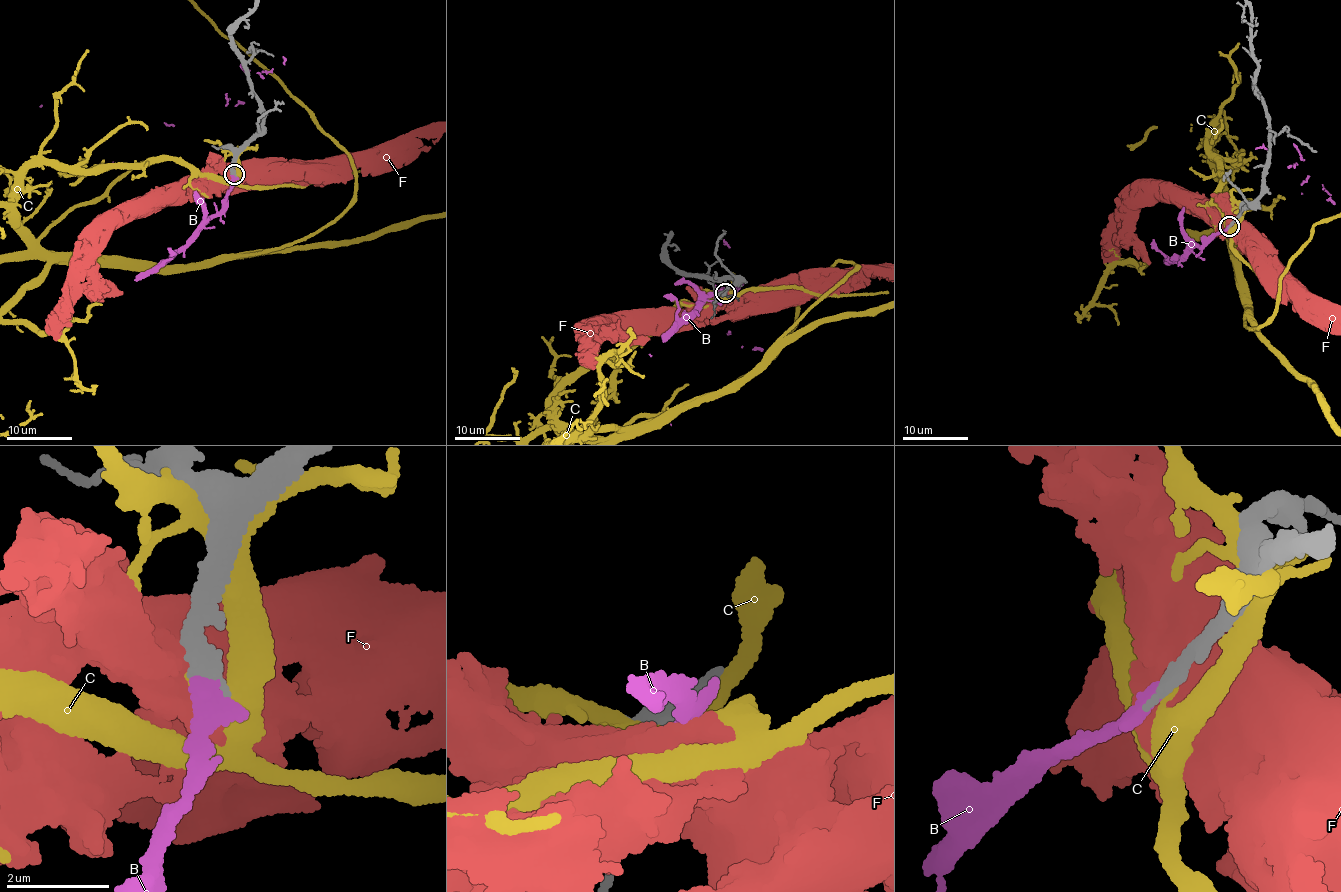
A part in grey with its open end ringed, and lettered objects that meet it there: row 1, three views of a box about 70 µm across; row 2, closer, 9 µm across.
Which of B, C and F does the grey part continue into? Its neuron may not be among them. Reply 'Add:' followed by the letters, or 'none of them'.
Add: B

